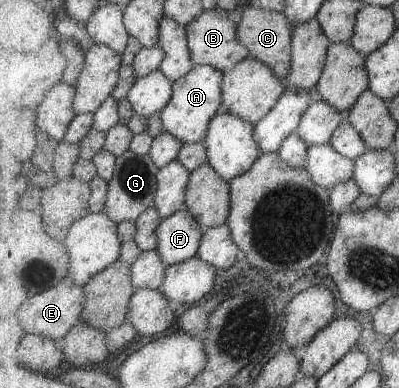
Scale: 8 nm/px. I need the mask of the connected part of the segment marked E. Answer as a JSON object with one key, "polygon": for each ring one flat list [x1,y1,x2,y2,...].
{"polygon":[[62,279,58,287,30,297,18,313,18,317,22,319,25,334,42,335,42,337,48,337,56,343,62,342,64,337,82,322,84,307,87,303,84,291,83,287,76,285,72,279]]}

